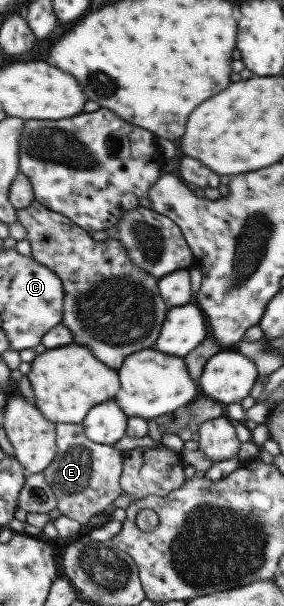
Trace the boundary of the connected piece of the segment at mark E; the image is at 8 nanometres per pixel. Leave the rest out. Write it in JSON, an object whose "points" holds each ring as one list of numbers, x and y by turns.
{"points":[[54,423,56,455,41,472,55,495,55,508,61,516,67,516,79,524,85,524,91,516,109,508,122,494,118,481,122,469,120,446,91,442,83,436,83,429,81,423]]}

